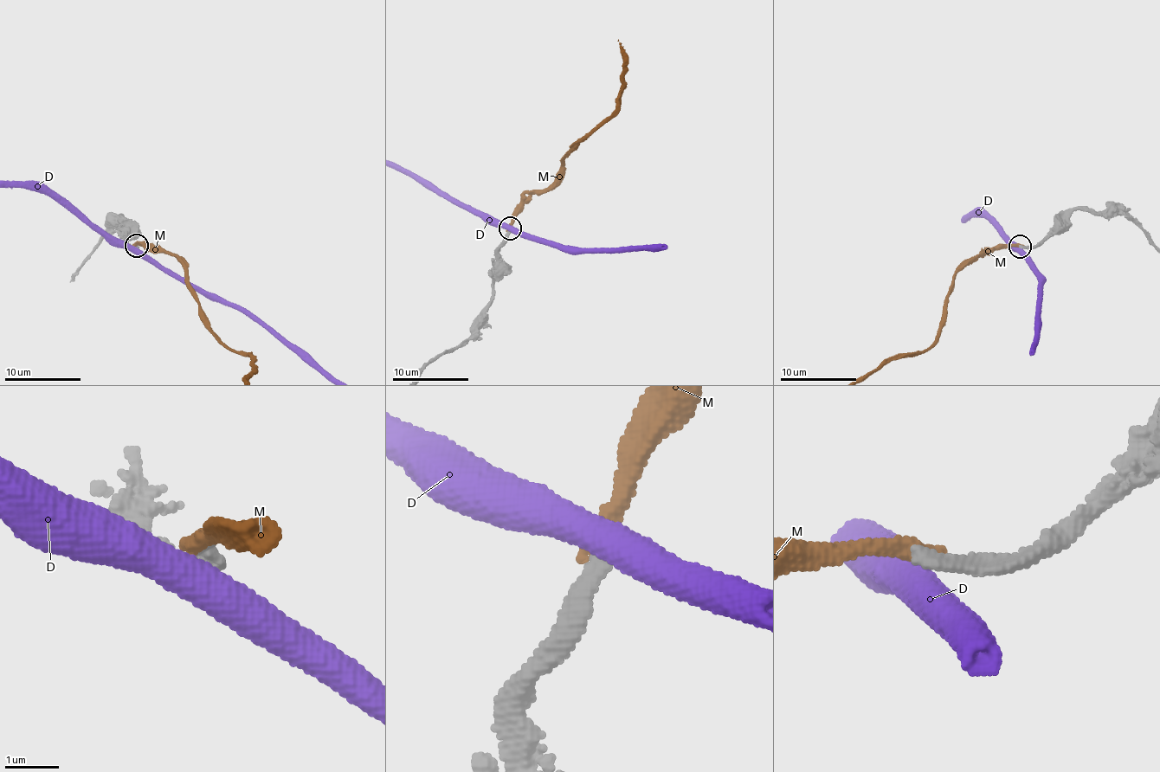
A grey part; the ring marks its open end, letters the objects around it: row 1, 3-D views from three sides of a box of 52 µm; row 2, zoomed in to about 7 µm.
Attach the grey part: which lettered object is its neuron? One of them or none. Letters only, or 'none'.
none

